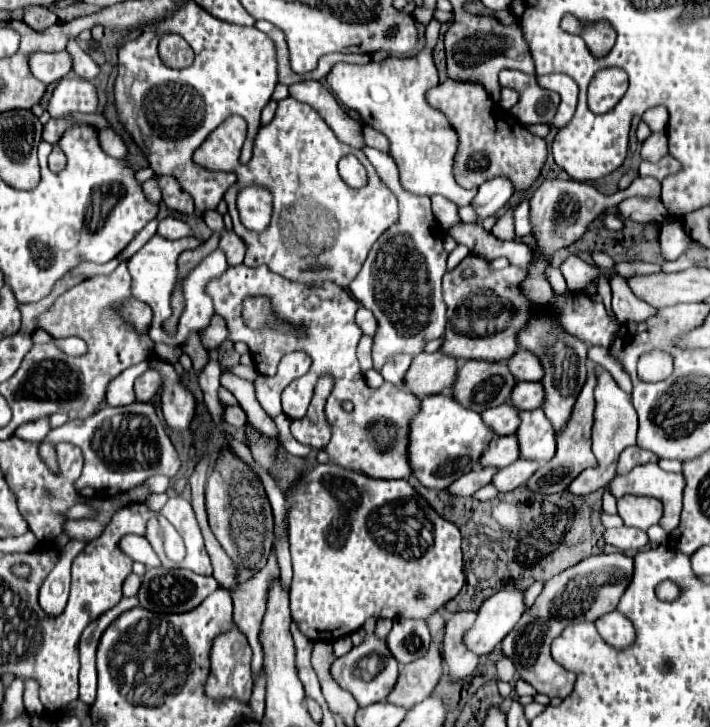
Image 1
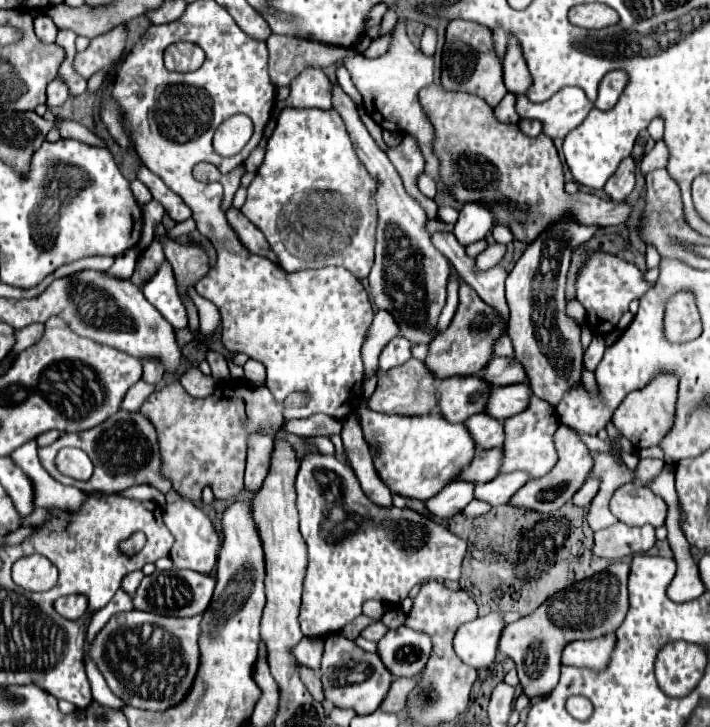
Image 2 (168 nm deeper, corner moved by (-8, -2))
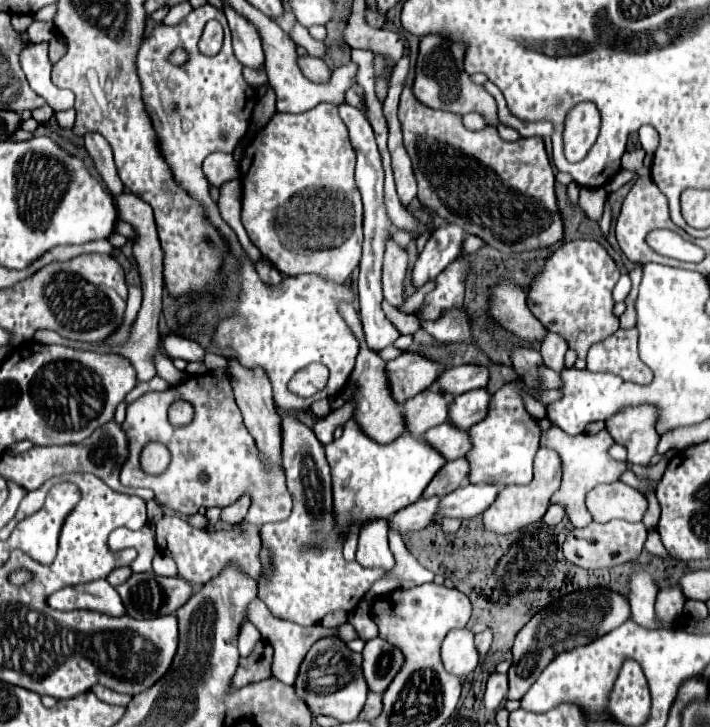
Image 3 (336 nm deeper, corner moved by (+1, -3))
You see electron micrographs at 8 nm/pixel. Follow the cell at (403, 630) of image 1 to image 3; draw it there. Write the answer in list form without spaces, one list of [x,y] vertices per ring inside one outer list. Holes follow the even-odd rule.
[[[381,637],[369,639],[365,643],[363,675],[365,675],[371,691],[383,693],[385,687],[389,687],[389,683],[401,671],[403,663],[405,663],[405,655],[397,645],[389,643]]]

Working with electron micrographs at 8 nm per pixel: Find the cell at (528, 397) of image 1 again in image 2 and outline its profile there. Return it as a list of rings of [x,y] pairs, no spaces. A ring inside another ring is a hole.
[[[510,384],[510,386],[498,386],[490,390],[490,402],[486,404],[484,414],[490,414],[492,418],[506,420],[518,412],[522,412],[530,402],[530,386],[528,384]]]

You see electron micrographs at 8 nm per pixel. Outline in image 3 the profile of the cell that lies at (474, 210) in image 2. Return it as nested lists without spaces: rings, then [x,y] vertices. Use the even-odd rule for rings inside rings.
[[[447,223],[435,229],[413,267],[413,285],[421,287],[429,279],[437,277],[453,259],[461,255],[463,241],[465,231],[459,225]]]

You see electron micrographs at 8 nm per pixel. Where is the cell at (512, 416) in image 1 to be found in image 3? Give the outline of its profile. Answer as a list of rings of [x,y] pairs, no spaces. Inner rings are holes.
[[[451,421],[429,429],[423,437],[429,439],[429,443],[433,443],[433,447],[437,447],[437,451],[441,451],[449,461],[465,457],[467,451],[471,451],[473,447],[469,431],[455,427]]]

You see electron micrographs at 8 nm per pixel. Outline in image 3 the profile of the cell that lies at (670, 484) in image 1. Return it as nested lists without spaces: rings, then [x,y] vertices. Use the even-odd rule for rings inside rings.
[[[655,405],[625,407],[605,421],[605,429],[613,435],[615,443],[627,447],[627,461],[647,465],[655,455],[659,435],[655,431],[659,409]]]

